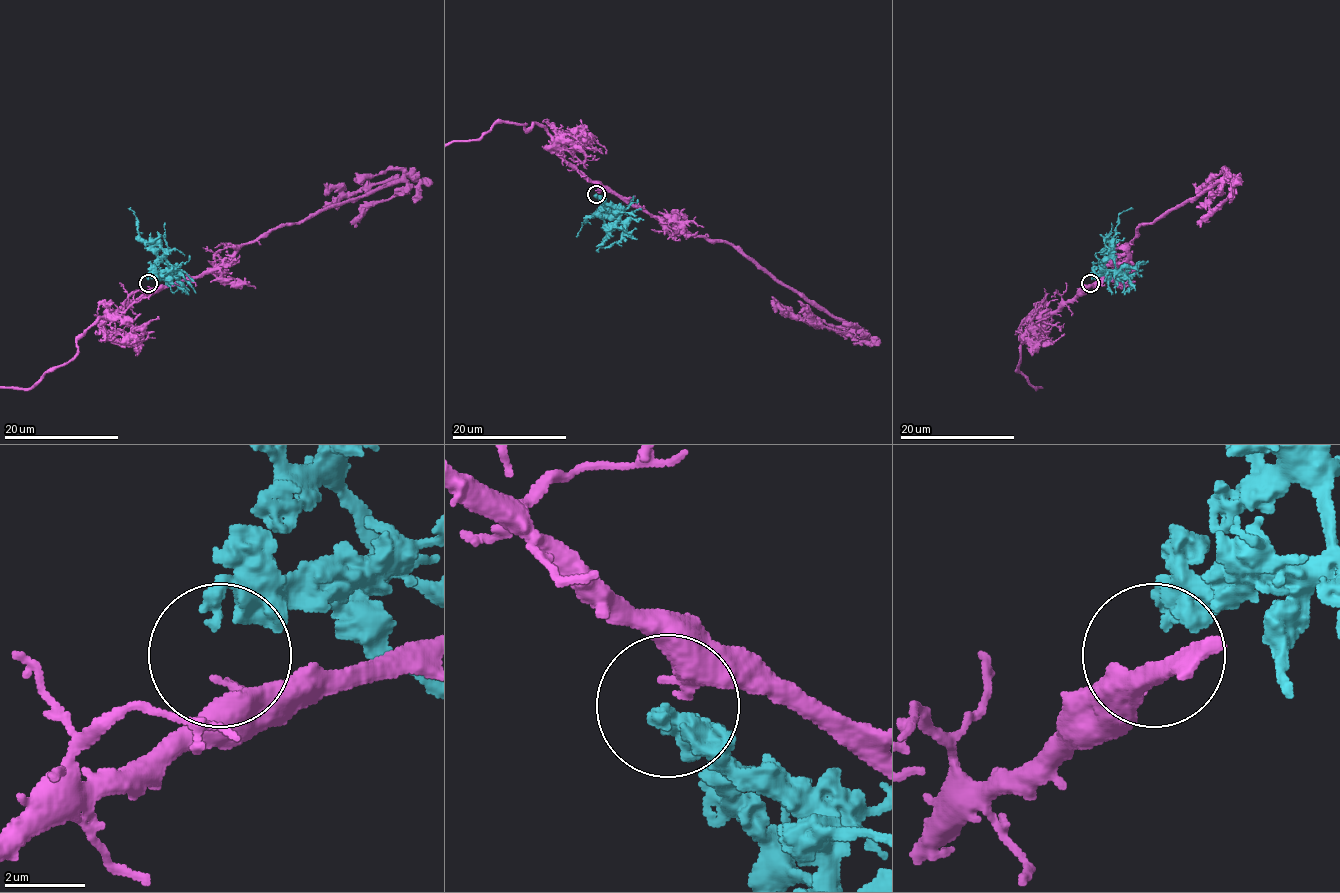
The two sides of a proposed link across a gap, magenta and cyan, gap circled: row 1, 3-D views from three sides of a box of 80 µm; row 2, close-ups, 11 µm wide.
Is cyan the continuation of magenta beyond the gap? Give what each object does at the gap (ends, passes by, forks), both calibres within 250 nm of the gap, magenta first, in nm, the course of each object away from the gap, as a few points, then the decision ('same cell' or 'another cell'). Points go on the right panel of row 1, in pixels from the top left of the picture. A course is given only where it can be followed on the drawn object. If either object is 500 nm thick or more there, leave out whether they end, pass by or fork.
magenta ends there; cyan ends there; 320 nm thick on the magenta side, 280 nm on the other; cyan runs (1092, 280), (1092, 273), (1111, 246), (1118, 216), (1133, 209); another cell

